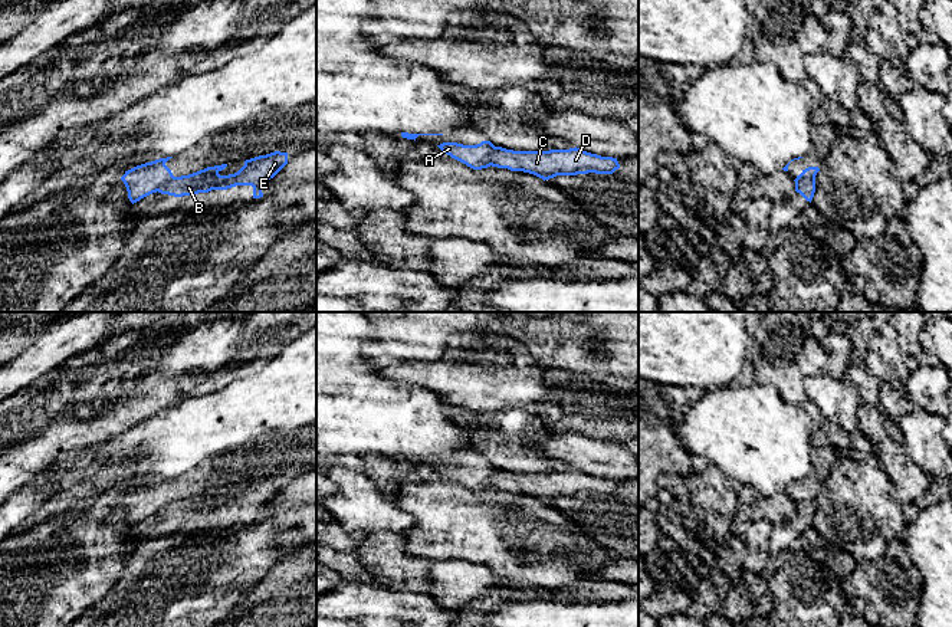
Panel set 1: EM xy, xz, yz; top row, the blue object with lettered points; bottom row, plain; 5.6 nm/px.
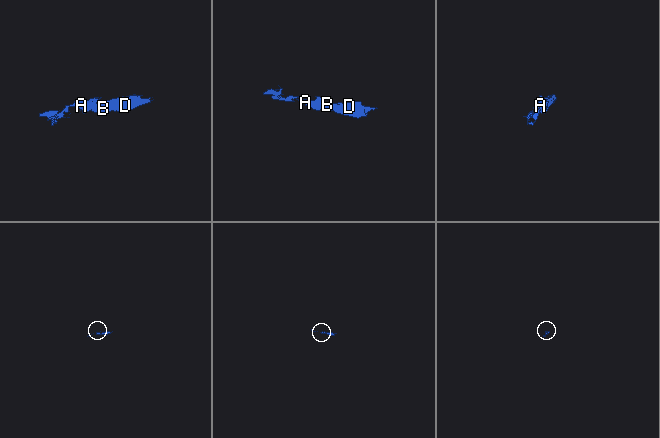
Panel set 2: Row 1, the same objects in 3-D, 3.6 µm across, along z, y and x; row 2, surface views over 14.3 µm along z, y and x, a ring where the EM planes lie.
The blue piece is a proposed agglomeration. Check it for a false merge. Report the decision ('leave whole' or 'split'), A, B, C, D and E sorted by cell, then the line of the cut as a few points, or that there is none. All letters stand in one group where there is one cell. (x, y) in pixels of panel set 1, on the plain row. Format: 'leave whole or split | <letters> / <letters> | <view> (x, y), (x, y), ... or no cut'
split | A / B C D E | yz (814, 499), (801, 499), (795, 505)

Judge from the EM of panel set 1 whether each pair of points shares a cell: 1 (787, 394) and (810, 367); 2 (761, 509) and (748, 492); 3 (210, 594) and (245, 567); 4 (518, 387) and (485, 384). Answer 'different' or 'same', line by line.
1: same
2: same
3: same
4: same

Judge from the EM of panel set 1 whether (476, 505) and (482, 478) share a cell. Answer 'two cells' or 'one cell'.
two cells

